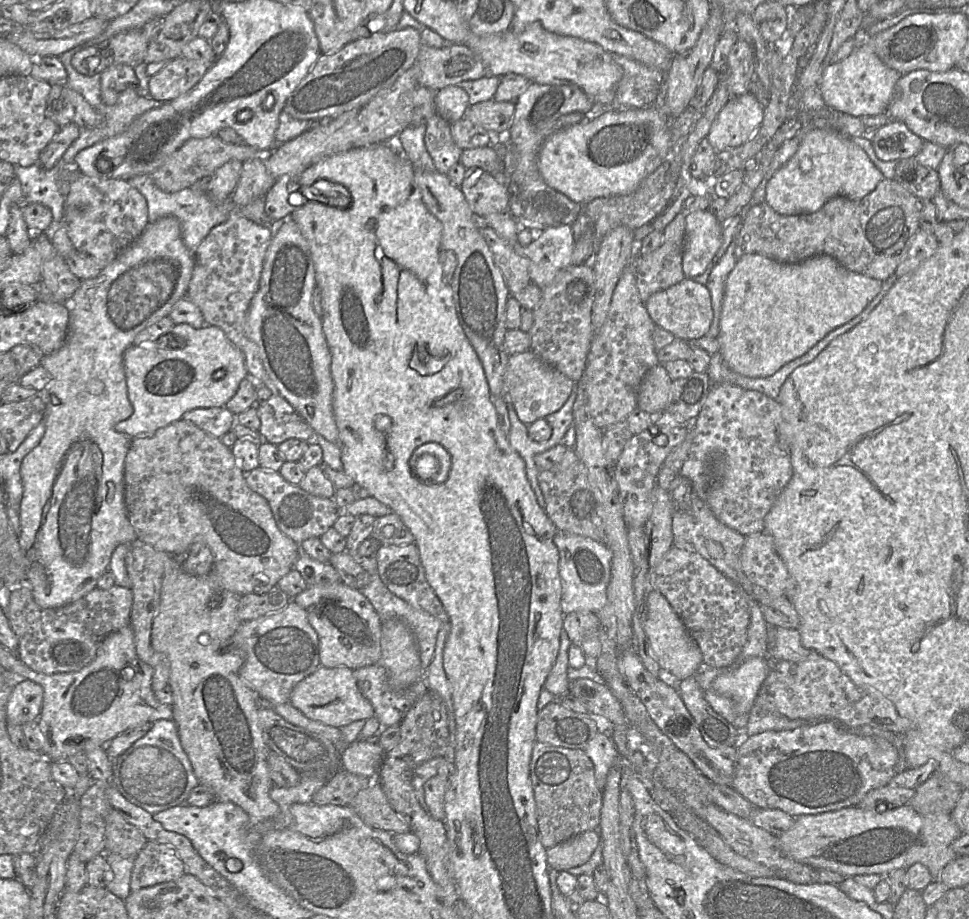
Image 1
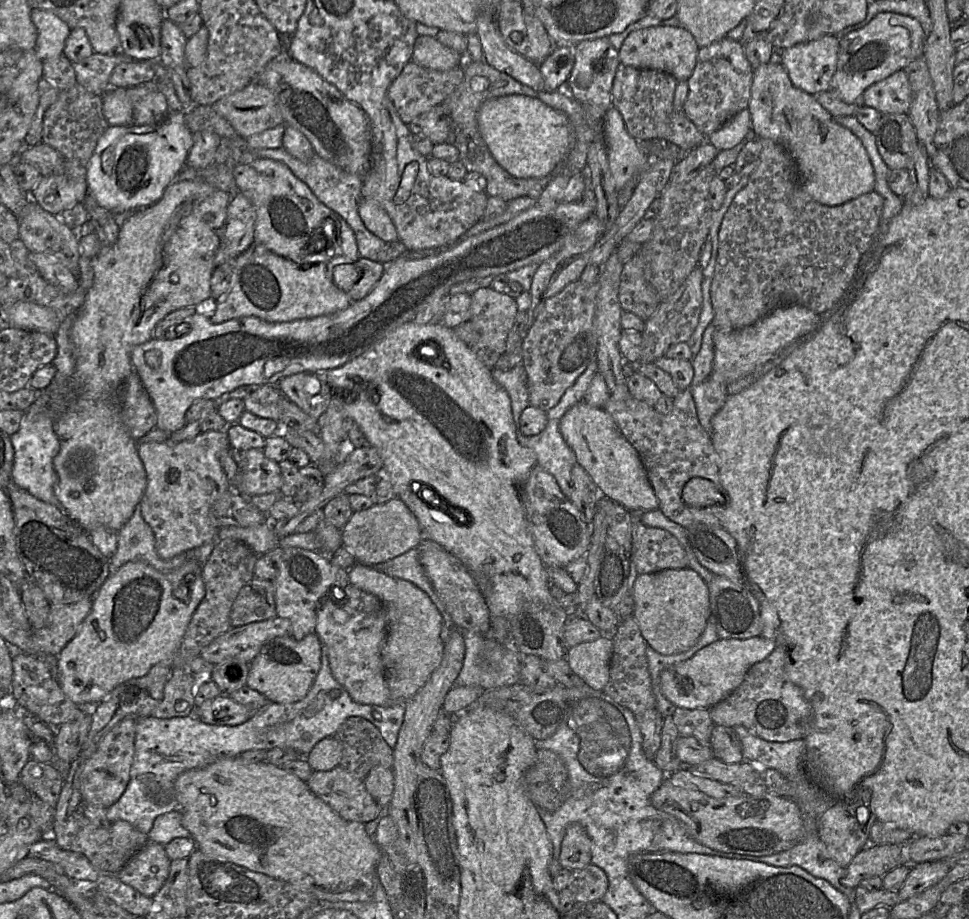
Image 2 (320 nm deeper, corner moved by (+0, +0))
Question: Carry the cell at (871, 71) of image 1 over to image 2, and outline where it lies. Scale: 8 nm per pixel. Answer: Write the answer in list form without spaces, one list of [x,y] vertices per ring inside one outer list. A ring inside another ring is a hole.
[[[826,35],[782,49],[782,65],[795,87],[811,95],[818,94],[831,90],[838,51],[839,39]]]

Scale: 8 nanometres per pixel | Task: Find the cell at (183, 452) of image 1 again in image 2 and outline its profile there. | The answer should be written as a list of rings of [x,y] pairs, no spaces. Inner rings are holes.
[[[225,430],[201,432],[193,439],[179,443],[164,441],[137,444],[137,452],[147,476],[139,506],[143,519],[153,531],[155,549],[160,559],[170,560],[186,551],[217,541],[219,529],[211,519],[211,509],[215,501],[231,489],[219,459],[220,452],[228,447],[230,442]]]

